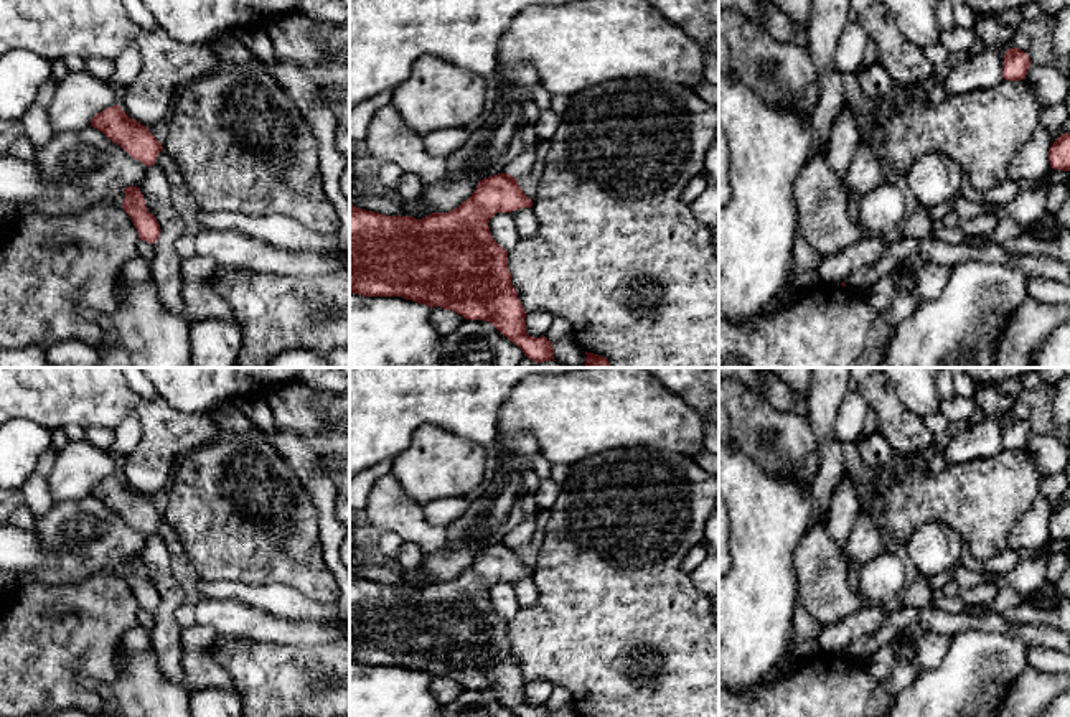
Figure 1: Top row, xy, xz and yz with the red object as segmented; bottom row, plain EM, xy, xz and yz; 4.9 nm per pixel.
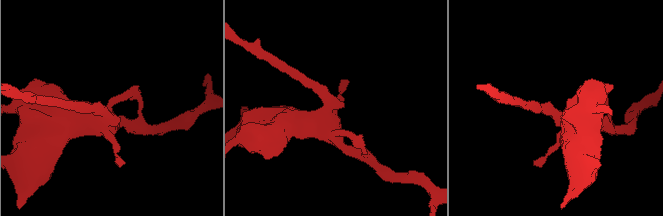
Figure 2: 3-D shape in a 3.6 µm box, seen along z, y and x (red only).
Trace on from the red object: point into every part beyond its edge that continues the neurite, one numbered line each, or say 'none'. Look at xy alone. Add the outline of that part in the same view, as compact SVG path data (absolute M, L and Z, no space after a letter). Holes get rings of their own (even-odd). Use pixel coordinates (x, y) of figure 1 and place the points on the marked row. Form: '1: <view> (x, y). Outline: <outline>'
1: xy (172, 170). Outline: M163 150L158 153L155 165L163 168L171 188L188 190L180 166Z

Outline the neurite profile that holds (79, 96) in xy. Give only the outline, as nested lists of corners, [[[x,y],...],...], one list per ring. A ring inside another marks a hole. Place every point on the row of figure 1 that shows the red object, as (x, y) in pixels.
[[[87,71],[69,73],[58,86],[48,107],[54,134],[82,130],[107,107],[120,105],[120,91]]]

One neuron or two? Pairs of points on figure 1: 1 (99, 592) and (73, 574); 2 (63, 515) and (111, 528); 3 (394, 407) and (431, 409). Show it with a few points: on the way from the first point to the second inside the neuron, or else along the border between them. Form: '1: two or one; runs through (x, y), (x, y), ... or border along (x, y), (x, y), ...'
1: two; border along (107, 571), (96, 572), (78, 582), (45, 585)
2: one; runs through (75, 526), (99, 528)
3: one; runs through (403, 407), (422, 407)

